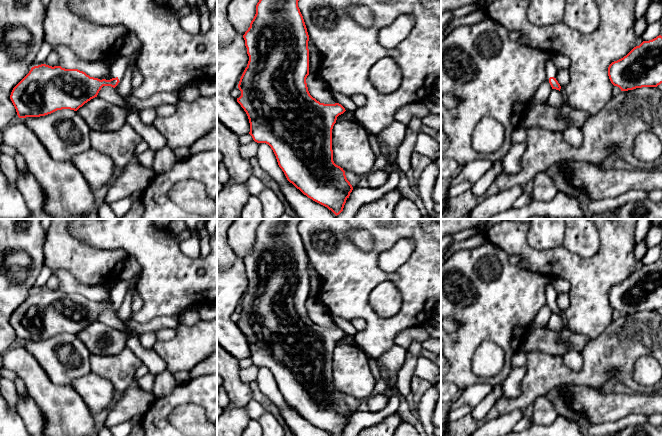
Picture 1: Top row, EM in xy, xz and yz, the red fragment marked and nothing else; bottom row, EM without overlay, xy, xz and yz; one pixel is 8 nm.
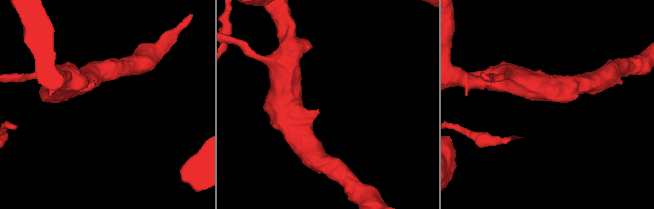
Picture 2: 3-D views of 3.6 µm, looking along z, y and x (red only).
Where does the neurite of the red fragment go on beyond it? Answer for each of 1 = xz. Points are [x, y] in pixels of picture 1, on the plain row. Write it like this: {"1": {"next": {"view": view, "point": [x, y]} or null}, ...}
{"1": {"next": null}}

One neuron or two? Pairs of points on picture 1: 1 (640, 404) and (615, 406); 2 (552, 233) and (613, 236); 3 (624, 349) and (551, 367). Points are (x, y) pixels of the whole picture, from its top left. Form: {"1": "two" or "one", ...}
{"1": "one", "2": "two", "3": "one"}

